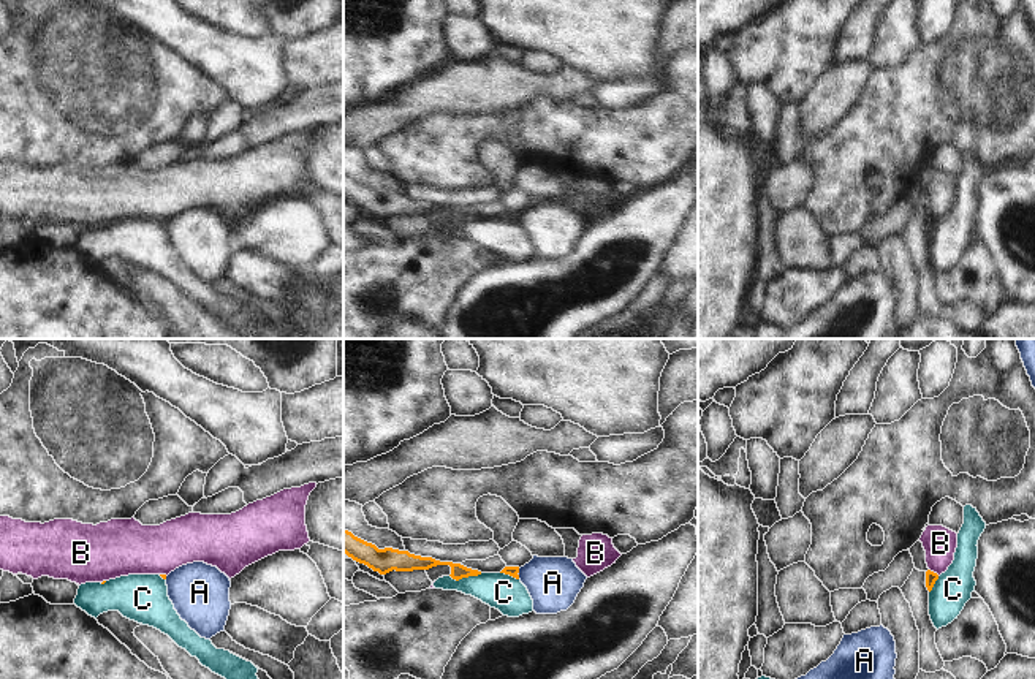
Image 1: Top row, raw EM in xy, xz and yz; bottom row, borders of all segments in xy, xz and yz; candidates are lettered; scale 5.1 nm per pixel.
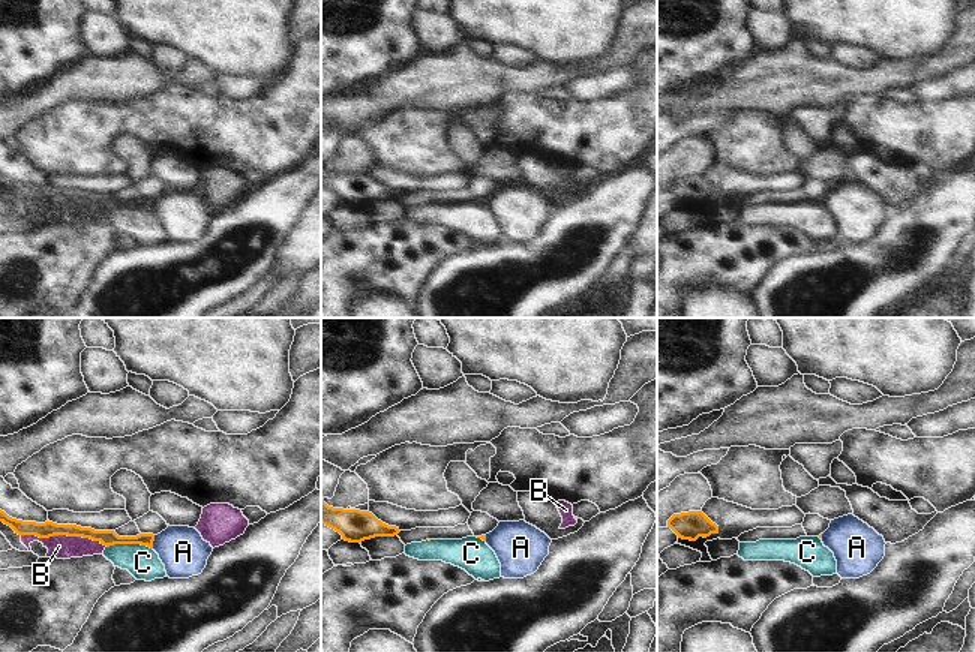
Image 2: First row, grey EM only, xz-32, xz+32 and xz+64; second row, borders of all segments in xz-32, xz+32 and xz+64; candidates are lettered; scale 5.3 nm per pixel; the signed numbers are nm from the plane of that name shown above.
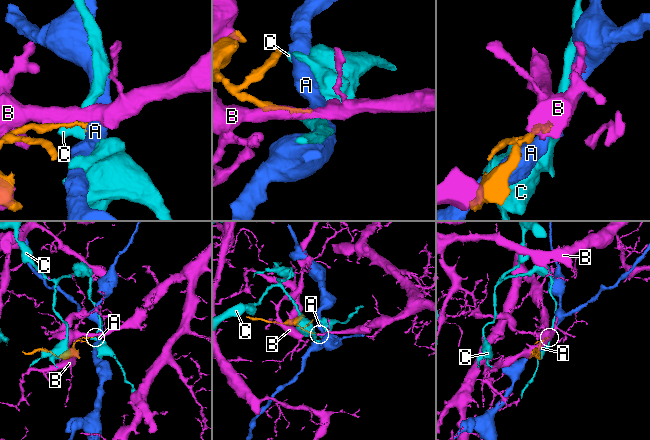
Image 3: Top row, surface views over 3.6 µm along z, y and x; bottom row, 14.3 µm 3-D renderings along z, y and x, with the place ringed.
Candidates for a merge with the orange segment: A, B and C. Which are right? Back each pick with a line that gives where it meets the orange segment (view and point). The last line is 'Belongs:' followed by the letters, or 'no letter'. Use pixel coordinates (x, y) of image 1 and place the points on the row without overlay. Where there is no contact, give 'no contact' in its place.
Belongs: no letter

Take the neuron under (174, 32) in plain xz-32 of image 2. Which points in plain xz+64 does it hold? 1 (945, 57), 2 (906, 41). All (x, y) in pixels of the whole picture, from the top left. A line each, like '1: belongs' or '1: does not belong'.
1: does not belong
2: belongs

